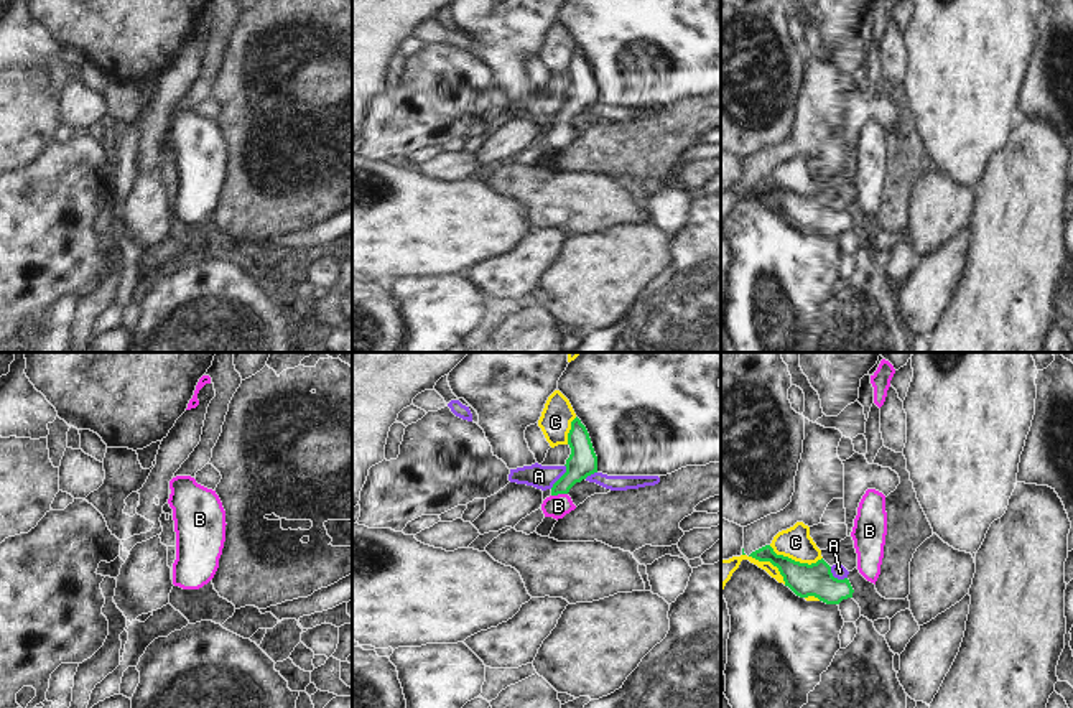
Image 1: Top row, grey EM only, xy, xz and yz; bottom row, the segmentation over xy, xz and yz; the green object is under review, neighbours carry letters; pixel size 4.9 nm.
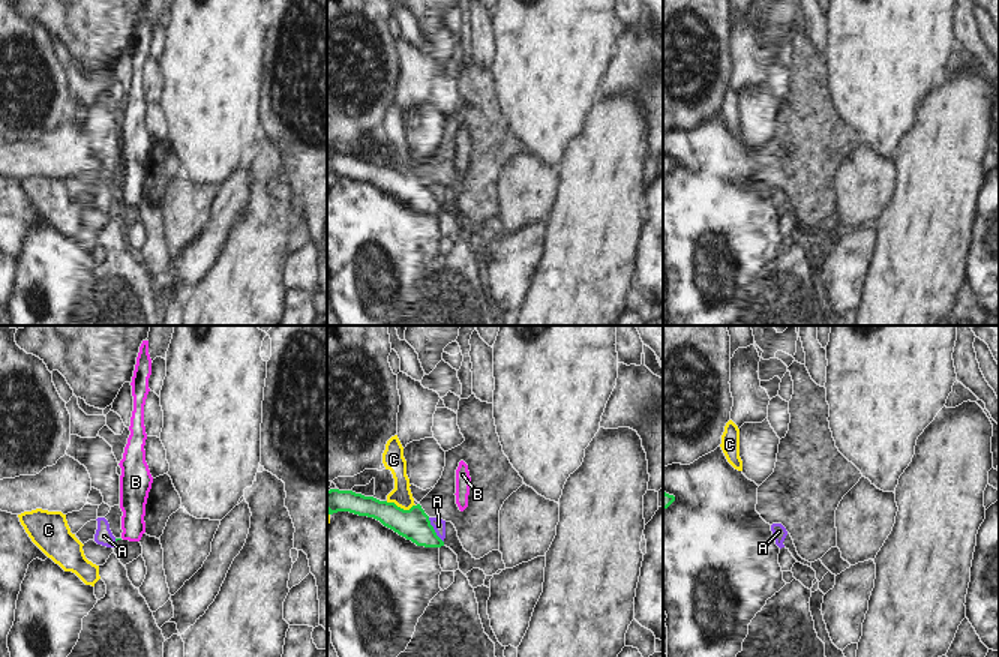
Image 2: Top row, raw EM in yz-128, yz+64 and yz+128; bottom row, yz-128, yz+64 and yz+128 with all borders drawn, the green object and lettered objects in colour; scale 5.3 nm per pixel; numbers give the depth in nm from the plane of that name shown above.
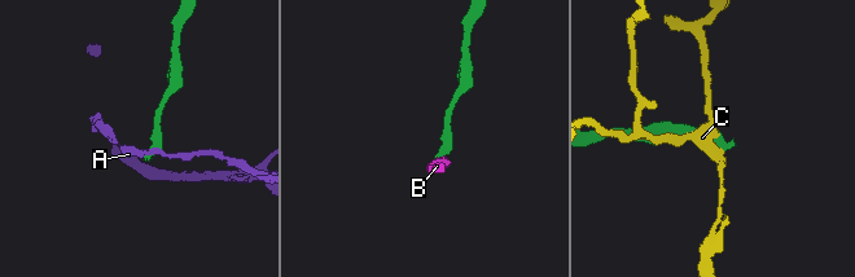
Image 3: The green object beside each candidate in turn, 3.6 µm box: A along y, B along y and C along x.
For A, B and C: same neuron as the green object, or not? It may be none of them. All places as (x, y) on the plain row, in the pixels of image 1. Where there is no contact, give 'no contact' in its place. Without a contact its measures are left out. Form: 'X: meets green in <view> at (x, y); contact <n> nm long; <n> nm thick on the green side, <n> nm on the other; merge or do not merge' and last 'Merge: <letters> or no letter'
A: meets green in xz at (562, 107); contact 140 nm long; 140 nm thick on the green side, 120 nm on the other; do not merge
B: meets green in xz at (558, 124); contact 80 nm long; 140 nm thick on the green side, 110 nm on the other; merge
C: meets green in yz at (794, 191); contact 280 nm long; 160 nm thick on the green side, 160 nm on the other; do not merge
Merge: B

